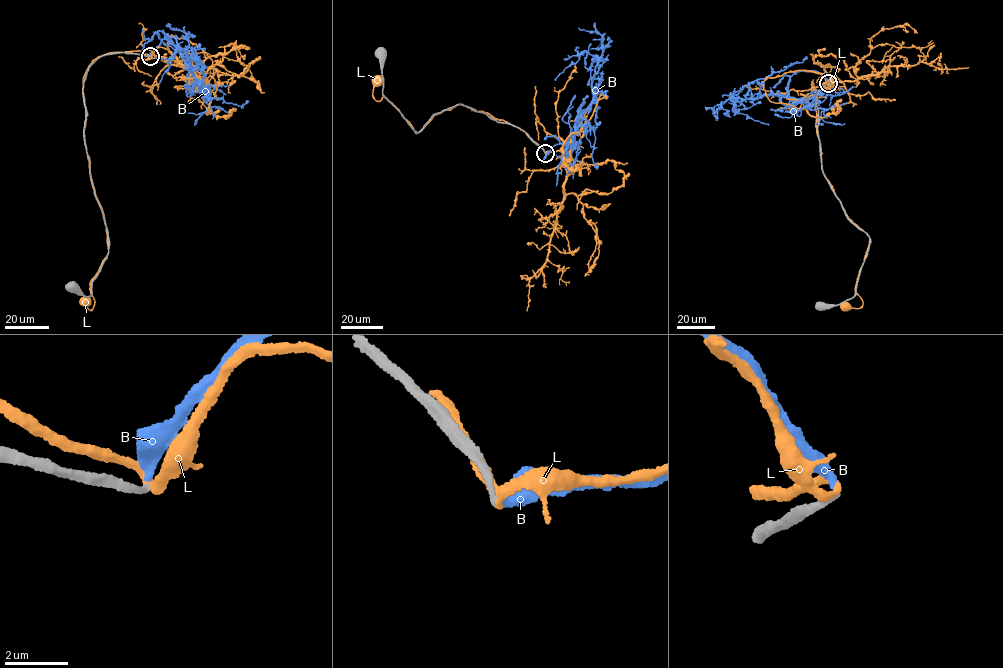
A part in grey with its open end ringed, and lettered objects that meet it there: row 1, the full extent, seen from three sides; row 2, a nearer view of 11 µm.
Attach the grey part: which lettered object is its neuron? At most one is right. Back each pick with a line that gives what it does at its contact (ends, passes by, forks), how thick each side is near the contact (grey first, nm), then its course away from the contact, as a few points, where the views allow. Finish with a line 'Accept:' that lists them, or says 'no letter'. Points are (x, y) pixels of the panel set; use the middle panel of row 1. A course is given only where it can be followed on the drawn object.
B: it ends; calibres 200 and 360 nm; course (545, 153), (563, 146), (574, 131), (578, 114), (592, 100), (593, 77), (601, 78), (596, 125), (580, 144)
Accept: B

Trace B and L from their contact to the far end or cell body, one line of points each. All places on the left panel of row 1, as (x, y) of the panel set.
B: (150, 56), (167, 37), (185, 64), (196, 66), (187, 56), (188, 41), (183, 35), (191, 36), (170, 23)
L: (150, 56), (110, 52), (84, 76), (84, 142), (108, 251), (91, 281), (93, 308), (84, 300)

